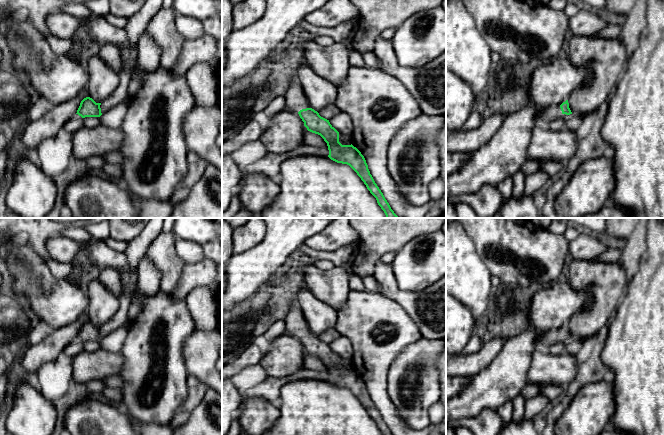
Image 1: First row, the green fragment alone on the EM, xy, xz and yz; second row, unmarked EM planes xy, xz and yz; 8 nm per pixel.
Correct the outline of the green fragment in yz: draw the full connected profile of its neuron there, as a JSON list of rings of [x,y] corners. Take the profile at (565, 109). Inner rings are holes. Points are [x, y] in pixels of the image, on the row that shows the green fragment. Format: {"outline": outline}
{"outline": [[[568,100],[563,102],[560,106],[555,107],[544,107],[542,105],[535,105],[537,116],[539,121],[543,125],[547,125],[550,122],[562,118],[563,114],[570,115],[572,114]]]}

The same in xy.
{"outline": [[[86,97],[81,101],[76,114],[82,118],[100,117],[102,115],[100,105],[101,103],[96,103],[92,98]]]}

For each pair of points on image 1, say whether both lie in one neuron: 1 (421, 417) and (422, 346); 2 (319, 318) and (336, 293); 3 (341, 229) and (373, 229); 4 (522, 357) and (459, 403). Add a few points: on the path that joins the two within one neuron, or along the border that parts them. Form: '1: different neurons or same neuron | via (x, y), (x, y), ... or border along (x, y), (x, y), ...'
1: same neuron | via (423, 399), (423, 372), (426, 364)
2: different neurons | border along (309, 290), (336, 310)
3: different neurons | border along (353, 228), (359, 238), (358, 247)
4: same neuron | via (506, 373), (490, 389), (475, 397)

